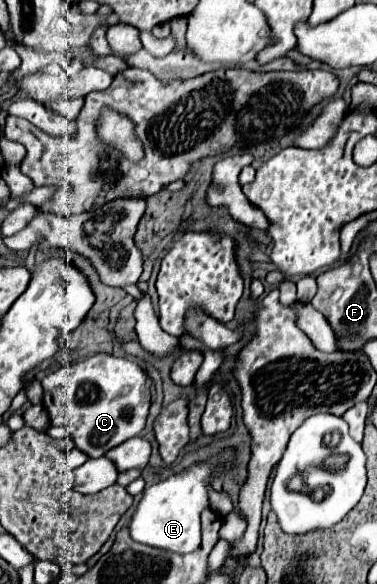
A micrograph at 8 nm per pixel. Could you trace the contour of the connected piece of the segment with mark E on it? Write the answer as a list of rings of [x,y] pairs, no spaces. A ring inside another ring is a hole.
[[[229,446],[221,450],[219,454],[213,454],[205,462],[195,462],[187,470],[169,476],[167,480],[161,480],[147,488],[143,492],[143,498],[131,518],[131,538],[135,542],[167,550],[167,552],[193,552],[201,544],[199,540],[199,530],[201,530],[201,512],[209,506],[209,494],[211,494],[211,484],[213,480],[223,474],[223,472],[235,472],[237,468],[237,448]]]

